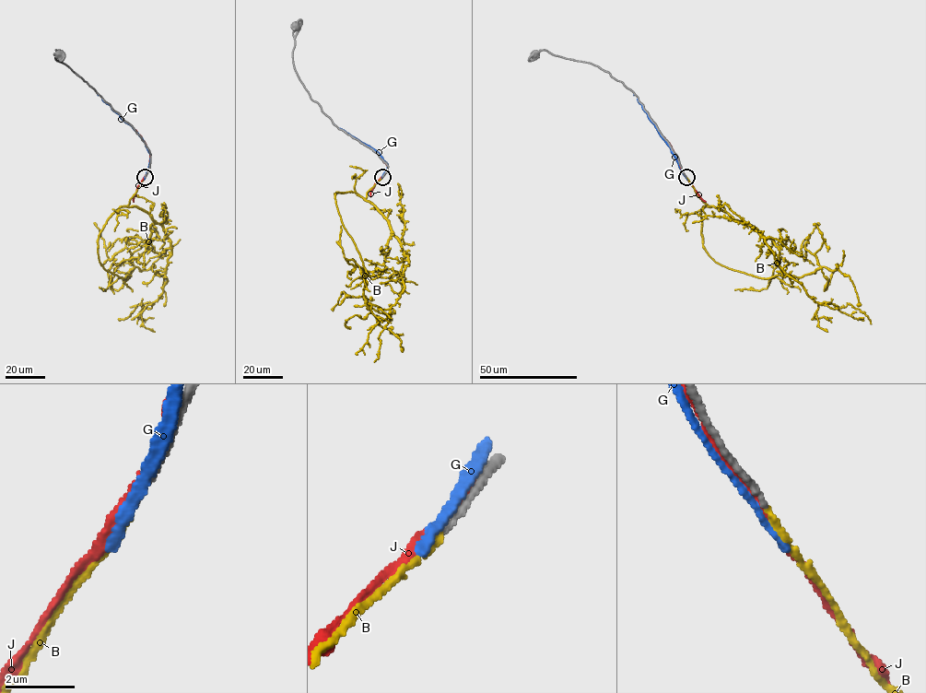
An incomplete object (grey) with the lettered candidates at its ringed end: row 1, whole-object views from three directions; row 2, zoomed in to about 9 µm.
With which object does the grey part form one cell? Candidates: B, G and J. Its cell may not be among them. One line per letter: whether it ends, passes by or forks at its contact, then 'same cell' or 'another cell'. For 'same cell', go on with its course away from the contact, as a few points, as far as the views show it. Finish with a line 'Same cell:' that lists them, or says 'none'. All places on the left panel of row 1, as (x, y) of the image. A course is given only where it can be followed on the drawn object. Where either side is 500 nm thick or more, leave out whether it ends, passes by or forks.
B: it ends there; same cell; it runs (145, 177), (98, 240), (104, 268), (131, 276), (131, 253), (126, 248), (109, 259), (94, 222)
G: it passes by; another cell
J: it passes by; another cell
Same cell: B

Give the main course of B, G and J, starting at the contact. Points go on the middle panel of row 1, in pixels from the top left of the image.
B: (382, 177), (365, 198), (335, 193), (368, 276), (363, 293), (370, 311), (363, 296), (343, 292), (331, 310)
G: (383, 174), (387, 164), (376, 150), (334, 124)
J: (383, 174), (387, 165), (371, 149)

